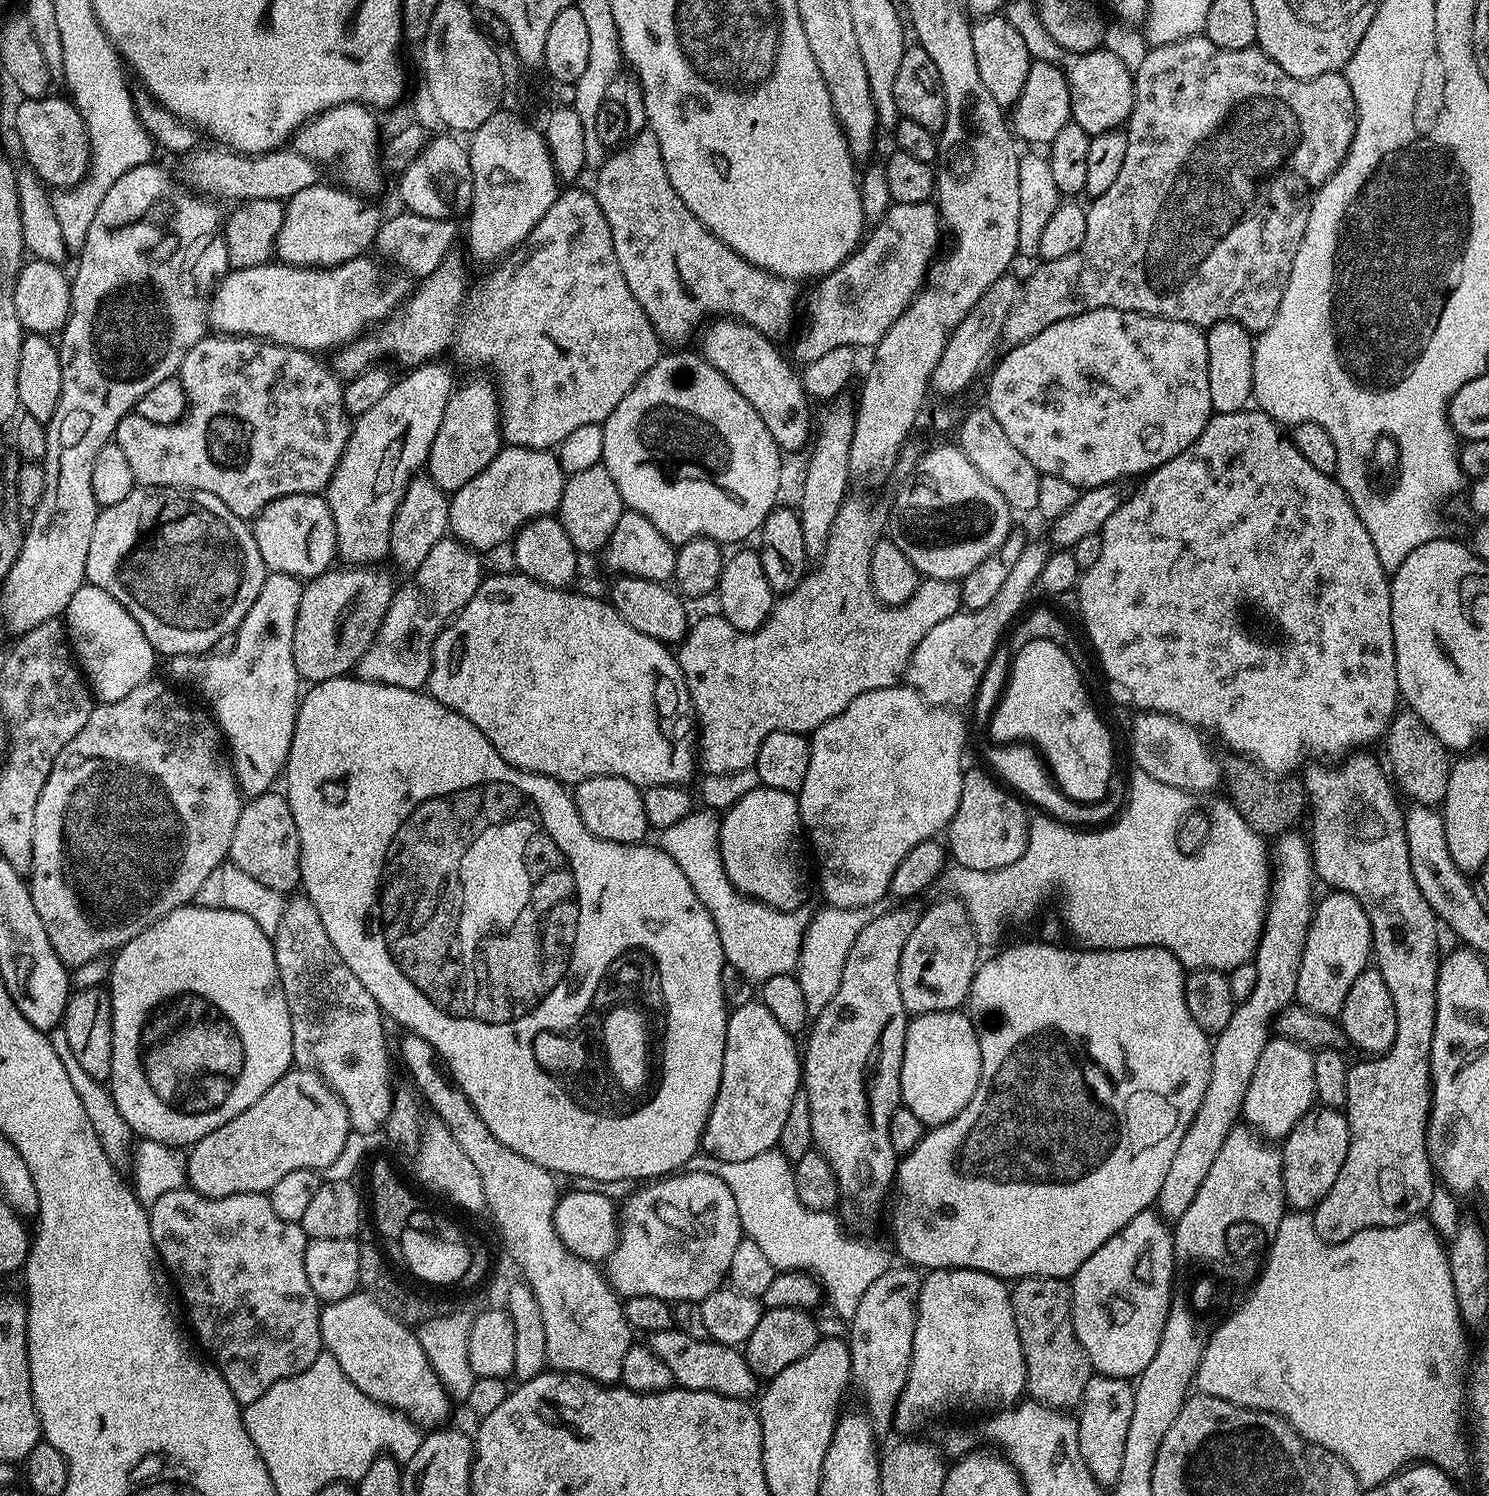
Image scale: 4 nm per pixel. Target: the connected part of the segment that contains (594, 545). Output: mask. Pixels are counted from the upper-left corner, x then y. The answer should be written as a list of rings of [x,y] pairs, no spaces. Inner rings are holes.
[[[603,463],[573,472],[565,479],[558,519],[562,530],[566,530],[566,538],[570,538],[577,553],[599,553],[606,547],[610,534],[614,534],[614,526],[618,526],[618,518],[622,518],[624,511],[622,494],[618,494],[618,486],[614,486],[614,478],[610,478]]]

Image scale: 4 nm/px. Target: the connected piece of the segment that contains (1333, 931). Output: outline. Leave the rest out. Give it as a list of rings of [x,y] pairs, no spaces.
[[[1335,890],[1327,894],[1329,896],[1321,900],[1319,897],[1308,927],[1302,962],[1298,966],[1295,1003],[1319,1016],[1336,1018],[1346,1002],[1346,994],[1350,994],[1350,986],[1354,986],[1354,978],[1358,978],[1373,959],[1372,927],[1358,898]]]

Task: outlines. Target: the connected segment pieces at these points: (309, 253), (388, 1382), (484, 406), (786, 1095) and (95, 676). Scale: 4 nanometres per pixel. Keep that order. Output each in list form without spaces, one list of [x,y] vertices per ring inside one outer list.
[[[324,183],[298,190],[284,204],[282,230],[278,230],[274,253],[279,263],[299,268],[333,268],[365,255],[375,245],[382,217],[368,201],[371,199],[361,198],[343,186],[331,188]]]
[[[357,1294],[333,1304],[324,1304],[320,1310],[320,1338],[326,1351],[338,1358],[338,1366],[342,1366],[346,1378],[350,1378],[350,1382],[354,1382],[362,1394],[388,1408],[395,1408],[397,1412],[403,1412],[421,1429],[435,1430],[449,1423],[448,1411],[454,1407],[453,1401],[438,1374],[430,1366],[430,1358],[426,1358],[426,1350],[422,1350],[415,1331],[382,1310],[382,1306],[378,1306],[372,1296]]]
[[[472,380],[455,389],[446,402],[446,414],[442,414],[442,426],[438,426],[438,434],[434,434],[434,442],[430,446],[426,475],[446,494],[456,492],[465,486],[475,475],[486,470],[493,458],[500,452],[502,437],[500,435],[500,401],[498,392],[491,383],[484,380]]]
[[[753,1002],[731,1009],[726,1030],[726,1050],[722,1062],[722,1078],[714,1106],[708,1115],[702,1141],[703,1151],[722,1162],[746,1162],[757,1154],[773,1151],[779,1145],[782,1125],[790,1114],[797,1096],[802,1092],[802,1052],[794,1041],[793,1033],[782,1030],[766,1010],[766,1006]]]
[[[85,583],[70,598],[70,606],[62,617],[68,633],[68,643],[71,644],[76,662],[84,673],[92,695],[99,703],[113,704],[134,686],[146,682],[153,675],[152,667],[158,661],[158,654],[150,646],[146,634],[142,634],[142,626],[130,618],[130,614],[106,590]]]

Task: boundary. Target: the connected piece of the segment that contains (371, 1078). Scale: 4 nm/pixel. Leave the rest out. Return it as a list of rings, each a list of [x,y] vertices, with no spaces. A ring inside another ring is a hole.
[[[292,894],[287,897],[282,910],[282,922],[270,938],[274,950],[274,962],[278,966],[278,978],[286,994],[286,1006],[290,1010],[290,1030],[292,1031],[292,1063],[297,1068],[309,1068],[317,1072],[324,1081],[338,1094],[346,1106],[348,1122],[353,1132],[376,1134],[388,1123],[392,1109],[394,1083],[388,1074],[388,1044],[384,1041],[384,1024],[386,1017],[381,1012],[378,1002],[354,978],[354,970],[342,962],[334,942],[326,938],[326,926],[314,910],[314,902],[303,894]]]

